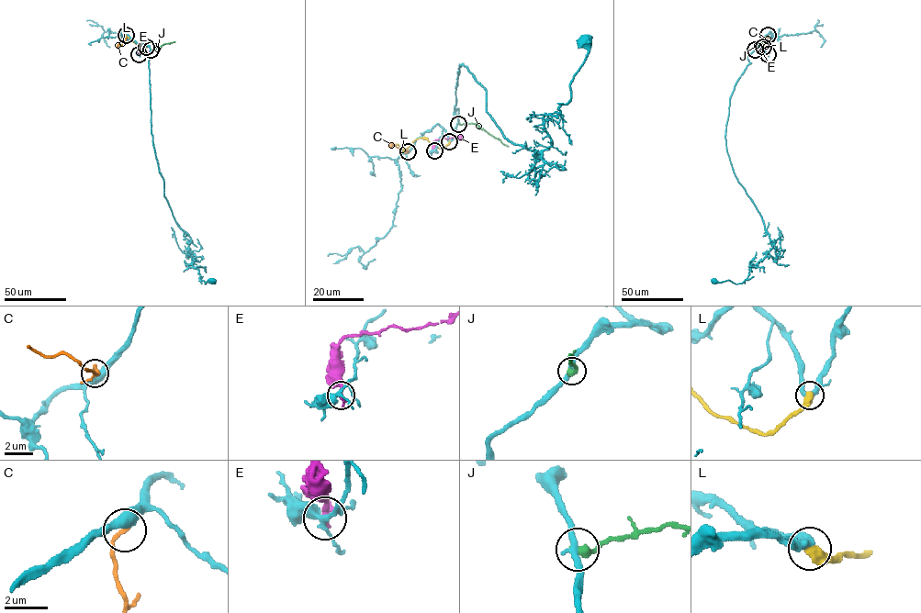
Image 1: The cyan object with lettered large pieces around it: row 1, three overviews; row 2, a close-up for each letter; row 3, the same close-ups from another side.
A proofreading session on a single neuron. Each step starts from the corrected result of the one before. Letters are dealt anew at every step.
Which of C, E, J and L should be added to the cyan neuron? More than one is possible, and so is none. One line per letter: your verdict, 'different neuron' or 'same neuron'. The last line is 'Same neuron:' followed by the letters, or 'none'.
C: same neuron
E: different neuron
J: different neuron
L: different neuron
Same neuron: C

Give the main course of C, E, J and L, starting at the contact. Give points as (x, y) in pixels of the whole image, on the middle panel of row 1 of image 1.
C: (408, 151), (394, 145), (388, 147)
E: (434, 150), (435, 139), (461, 134)
J: (458, 124), (476, 124), (509, 146)
L: (449, 141), (439, 148), (426, 139), (418, 138), (404, 151), (396, 144)

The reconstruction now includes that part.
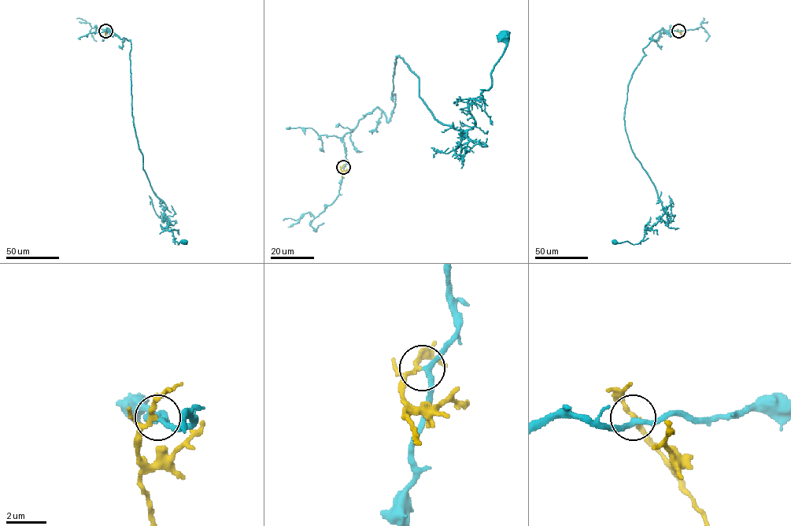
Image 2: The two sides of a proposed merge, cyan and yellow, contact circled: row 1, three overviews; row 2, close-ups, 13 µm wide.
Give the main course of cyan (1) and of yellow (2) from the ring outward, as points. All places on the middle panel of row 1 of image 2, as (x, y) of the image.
1: (343, 167), (342, 137), (376, 107), (391, 116), (397, 56), (434, 117), (463, 138), (504, 36)
2: (343, 167), (341, 177)

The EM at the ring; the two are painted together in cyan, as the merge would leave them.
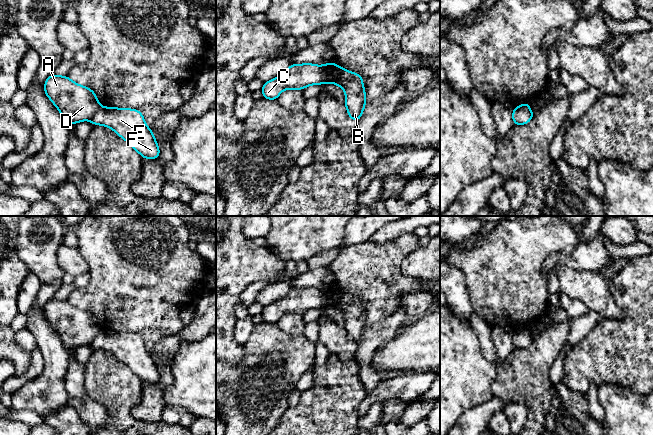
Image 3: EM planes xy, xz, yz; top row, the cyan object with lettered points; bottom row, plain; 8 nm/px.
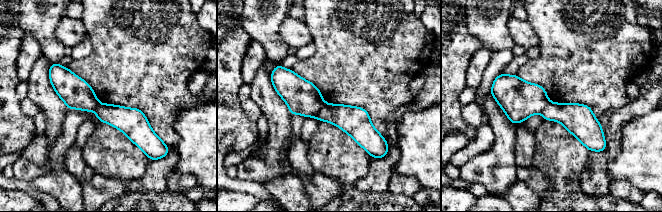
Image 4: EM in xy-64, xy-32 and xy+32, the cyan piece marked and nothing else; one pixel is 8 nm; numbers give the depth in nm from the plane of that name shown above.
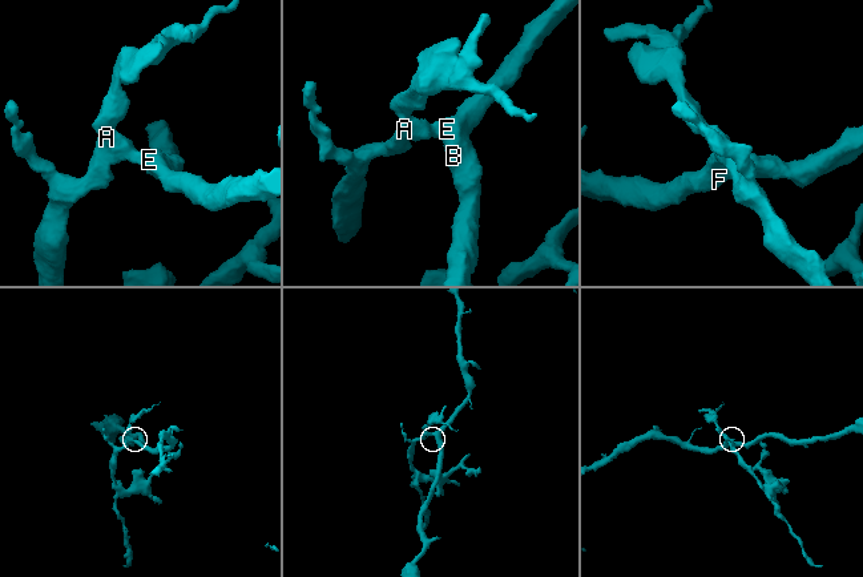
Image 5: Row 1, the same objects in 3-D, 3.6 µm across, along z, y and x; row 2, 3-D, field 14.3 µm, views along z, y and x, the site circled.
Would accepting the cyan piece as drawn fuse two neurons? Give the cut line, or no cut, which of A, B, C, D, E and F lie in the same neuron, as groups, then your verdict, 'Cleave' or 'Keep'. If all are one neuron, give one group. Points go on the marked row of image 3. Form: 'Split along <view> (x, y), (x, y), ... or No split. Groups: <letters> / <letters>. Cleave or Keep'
Split along xz (321, 66), (321, 79), (323, 82). Groups: A C D / B E F. Cleave

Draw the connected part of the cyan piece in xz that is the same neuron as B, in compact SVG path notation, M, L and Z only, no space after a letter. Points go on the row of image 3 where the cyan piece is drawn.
M329 62L322 66L322 80L323 83L334 83L344 89L348 116L358 122L367 103L362 76Z

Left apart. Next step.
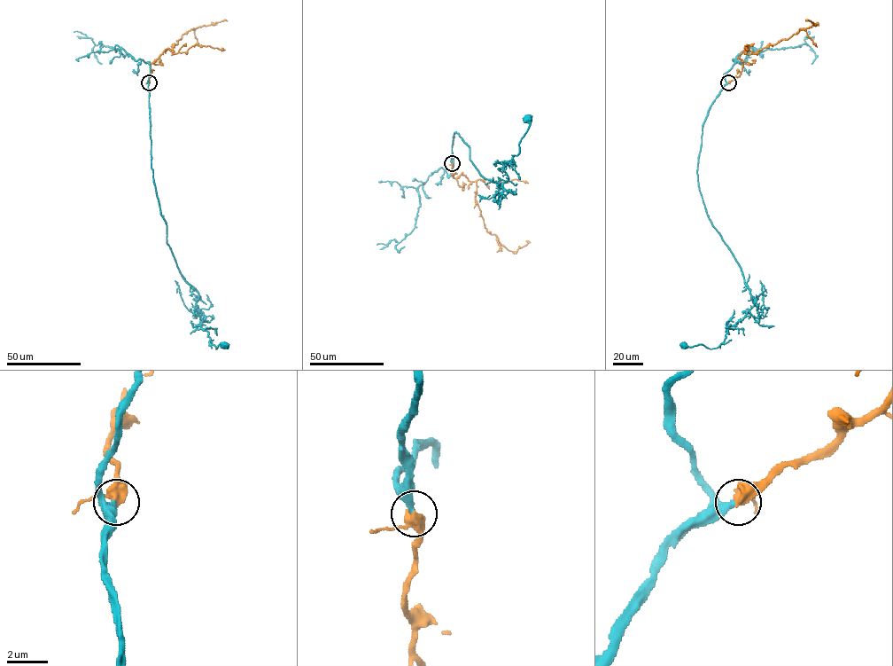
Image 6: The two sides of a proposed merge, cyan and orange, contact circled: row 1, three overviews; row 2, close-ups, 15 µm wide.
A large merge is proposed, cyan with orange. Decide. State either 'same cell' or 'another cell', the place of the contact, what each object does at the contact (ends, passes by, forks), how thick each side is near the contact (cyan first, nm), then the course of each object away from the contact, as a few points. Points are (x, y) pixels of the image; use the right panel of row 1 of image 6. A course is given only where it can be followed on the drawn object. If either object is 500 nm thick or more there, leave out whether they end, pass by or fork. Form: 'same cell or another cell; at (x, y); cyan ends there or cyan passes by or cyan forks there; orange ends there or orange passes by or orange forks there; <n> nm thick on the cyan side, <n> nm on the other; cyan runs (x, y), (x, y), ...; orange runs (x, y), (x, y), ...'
same cell; at (728, 82); cyan ends there; orange passes by; 360 nm thick on the cyan side, 440 nm on the other; cyan runs (728, 82), (702, 124), (697, 181), (707, 214), (739, 266), (753, 306), (728, 326), (717, 348), (684, 346); orange runs (728, 82), (741, 70), (739, 56), (745, 50), (756, 53), (818, 24), (805, 20)

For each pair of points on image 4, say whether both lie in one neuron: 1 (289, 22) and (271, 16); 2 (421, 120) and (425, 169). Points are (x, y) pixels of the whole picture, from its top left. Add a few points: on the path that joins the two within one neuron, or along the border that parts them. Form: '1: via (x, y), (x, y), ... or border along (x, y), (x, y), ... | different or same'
1: border along (288, 15), (280, 27), (280, 36), (287, 43) | different
2: via (422, 132), (425, 135), (425, 157) | same

